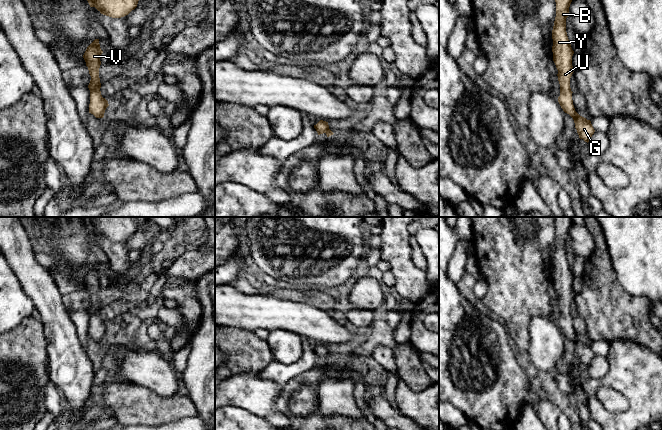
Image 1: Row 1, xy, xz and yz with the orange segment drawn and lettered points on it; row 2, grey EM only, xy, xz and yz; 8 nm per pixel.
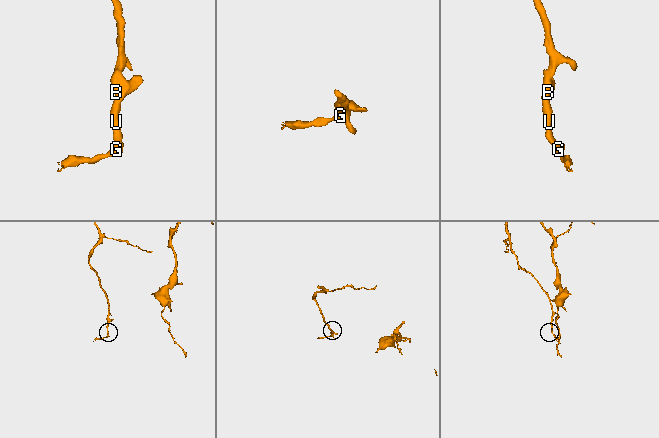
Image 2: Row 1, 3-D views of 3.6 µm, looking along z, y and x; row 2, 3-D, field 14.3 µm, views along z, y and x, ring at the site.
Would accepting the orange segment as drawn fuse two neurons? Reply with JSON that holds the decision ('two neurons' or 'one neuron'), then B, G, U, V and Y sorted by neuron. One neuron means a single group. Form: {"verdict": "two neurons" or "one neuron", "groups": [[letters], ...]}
{"verdict": "one neuron", "groups": [["B", "G", "U", "V", "Y"]]}

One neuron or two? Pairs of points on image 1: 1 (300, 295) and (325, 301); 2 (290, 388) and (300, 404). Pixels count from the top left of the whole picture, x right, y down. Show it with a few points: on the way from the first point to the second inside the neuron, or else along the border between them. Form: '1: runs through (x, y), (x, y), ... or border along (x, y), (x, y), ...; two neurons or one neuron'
1: runs through (306, 295), (319, 298); one neuron
2: border along (316, 391), (297, 389), (289, 401), (290, 412); two neurons

